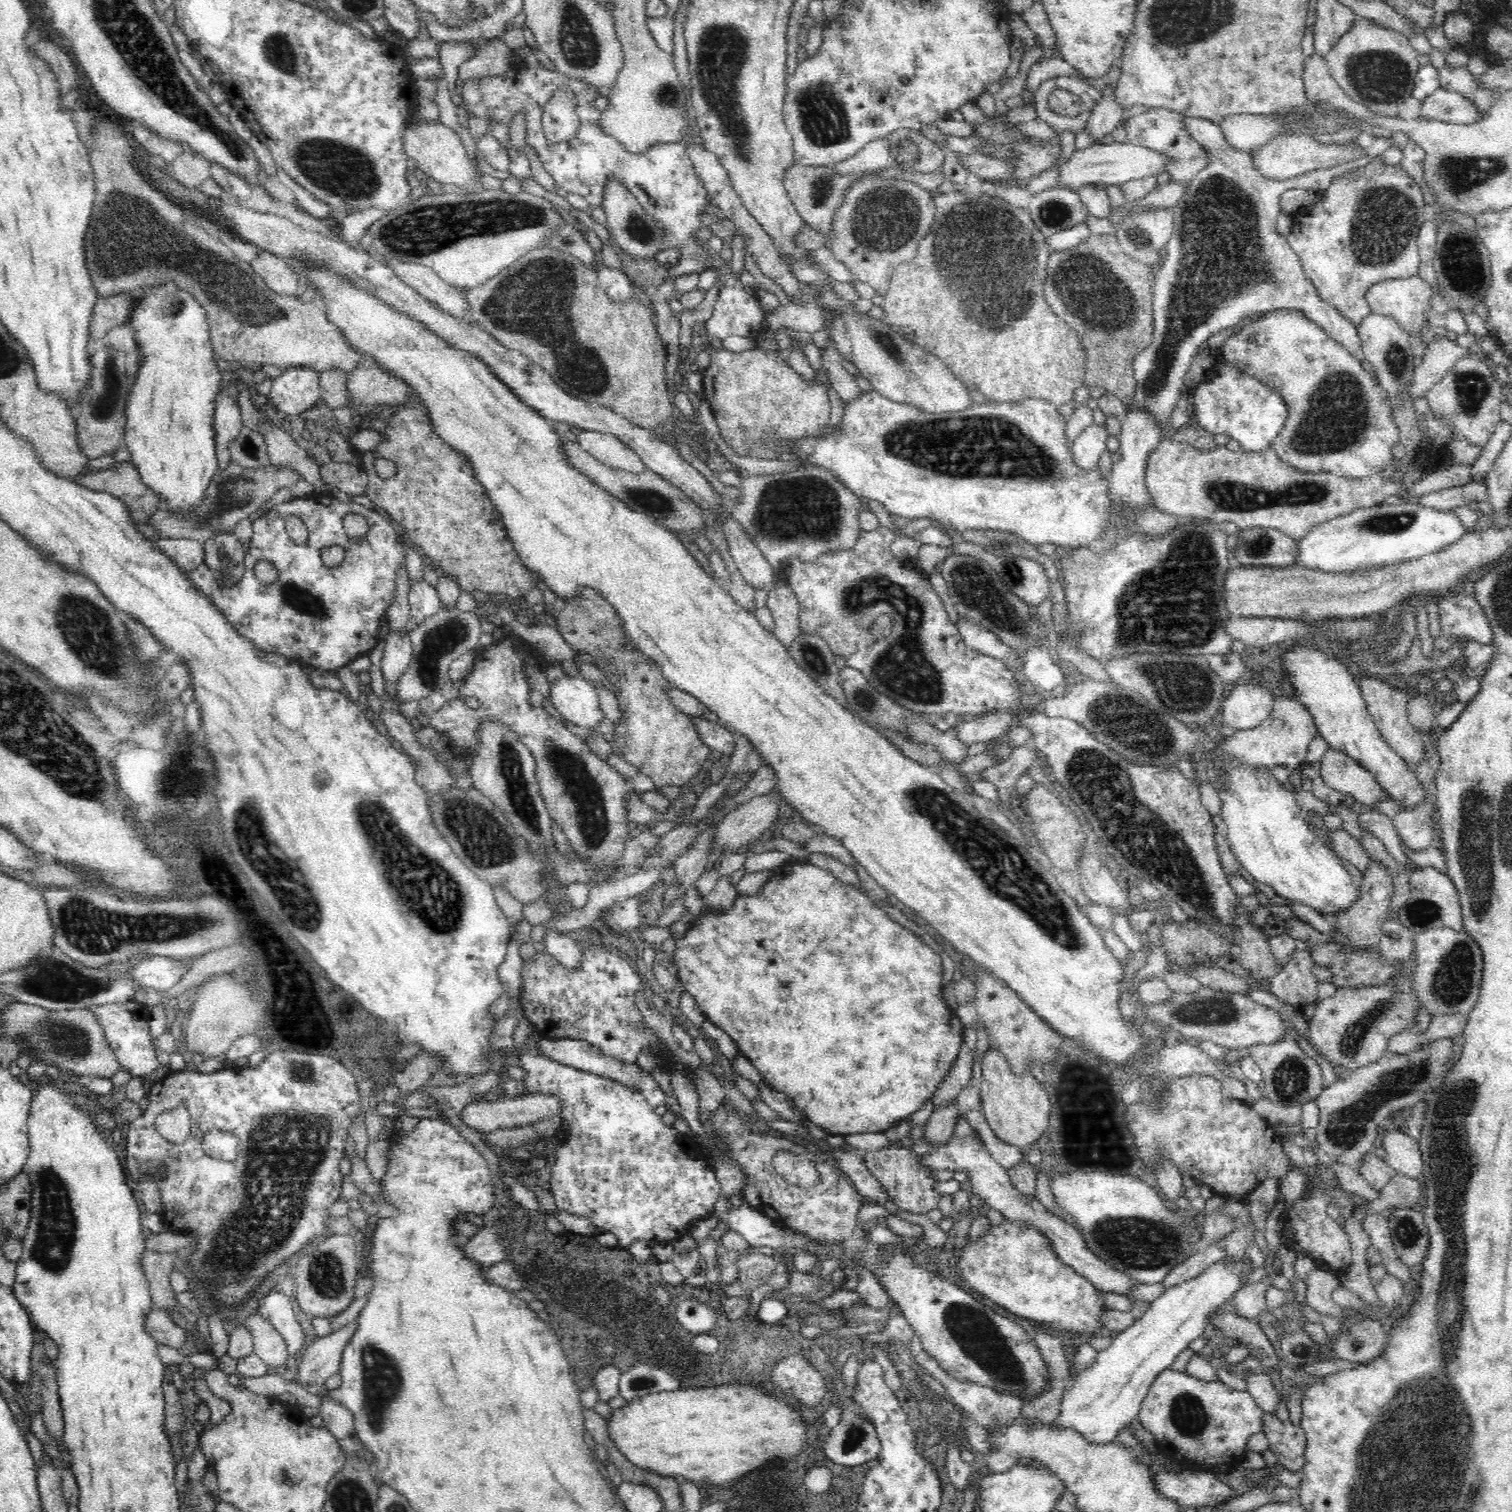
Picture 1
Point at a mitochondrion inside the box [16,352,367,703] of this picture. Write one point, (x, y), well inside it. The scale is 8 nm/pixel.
(86, 628)

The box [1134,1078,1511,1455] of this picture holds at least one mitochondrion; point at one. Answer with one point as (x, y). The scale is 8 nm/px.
(1188, 1417)

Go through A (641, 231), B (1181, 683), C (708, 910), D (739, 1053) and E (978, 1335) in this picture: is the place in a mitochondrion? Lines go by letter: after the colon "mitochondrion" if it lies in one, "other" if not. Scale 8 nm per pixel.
A: mitochondrion
B: mitochondrion
C: other
D: other
E: mitochondrion

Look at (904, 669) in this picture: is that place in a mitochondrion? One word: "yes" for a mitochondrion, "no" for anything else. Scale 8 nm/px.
yes

